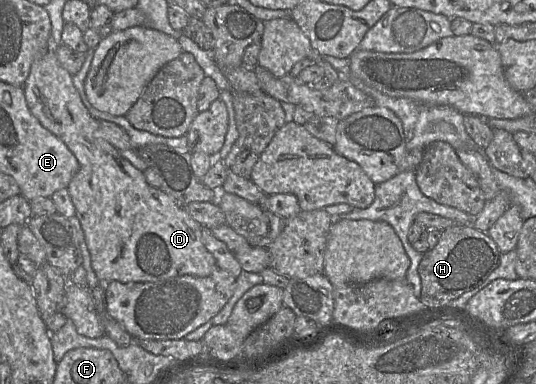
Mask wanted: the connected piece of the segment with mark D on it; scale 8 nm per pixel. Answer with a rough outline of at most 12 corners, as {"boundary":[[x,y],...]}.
{"boundary":[[55,48],[31,113],[67,190],[101,283],[207,277],[203,226],[100,136]]}

